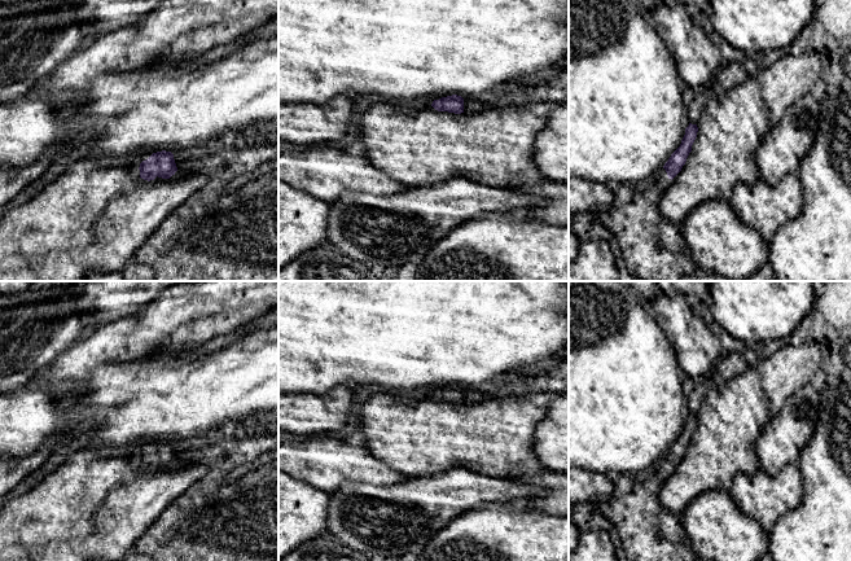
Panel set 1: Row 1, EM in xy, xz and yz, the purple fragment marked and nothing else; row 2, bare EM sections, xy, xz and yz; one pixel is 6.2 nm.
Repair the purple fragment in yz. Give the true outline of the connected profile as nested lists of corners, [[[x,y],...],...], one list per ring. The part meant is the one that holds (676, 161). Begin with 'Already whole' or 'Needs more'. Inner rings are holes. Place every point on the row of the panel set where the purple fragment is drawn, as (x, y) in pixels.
Needs more. [[[689,123],[680,146],[664,163],[659,177],[646,189],[637,189],[632,201],[617,209],[600,209],[597,216],[619,241],[630,273],[641,281],[680,281],[685,275],[697,272],[683,228],[667,220],[659,210],[661,198],[672,179],[681,171],[697,137],[697,124]]]

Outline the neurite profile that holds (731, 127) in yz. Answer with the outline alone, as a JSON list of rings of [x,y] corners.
[[[755,75],[710,98],[685,165],[661,198],[661,214],[677,227],[702,202],[729,201],[738,184],[760,179],[756,150],[771,128]]]

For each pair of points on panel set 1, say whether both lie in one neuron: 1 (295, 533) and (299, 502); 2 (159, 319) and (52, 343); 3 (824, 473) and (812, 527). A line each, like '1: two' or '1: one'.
1: one
2: two
3: one

